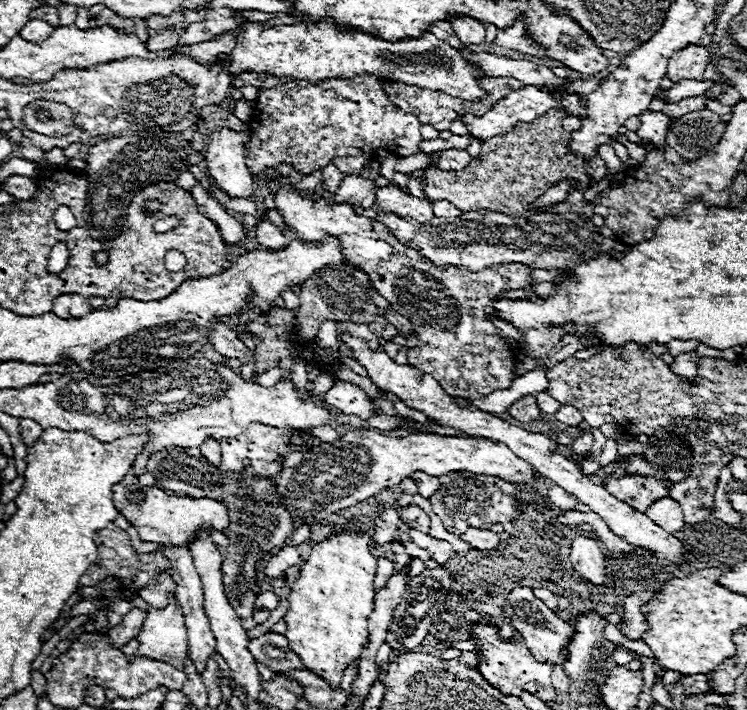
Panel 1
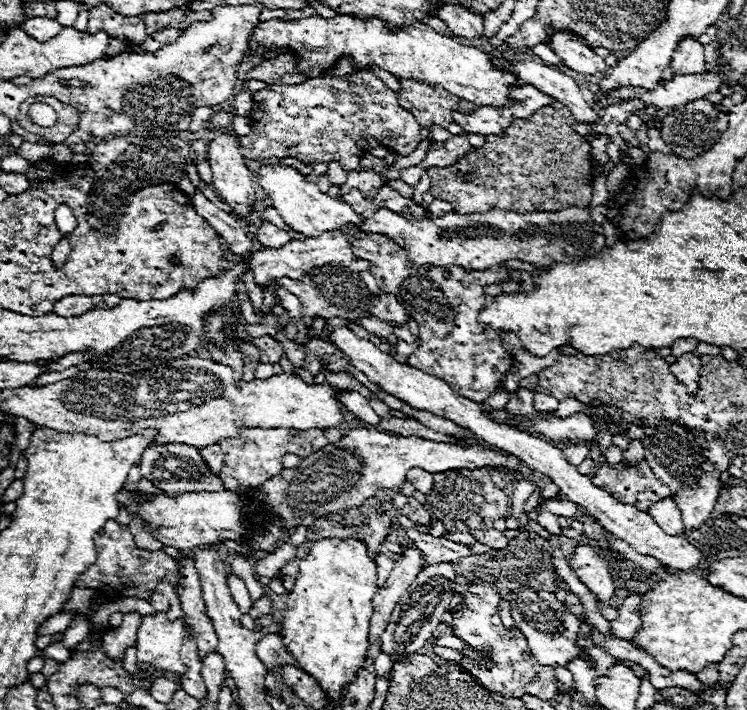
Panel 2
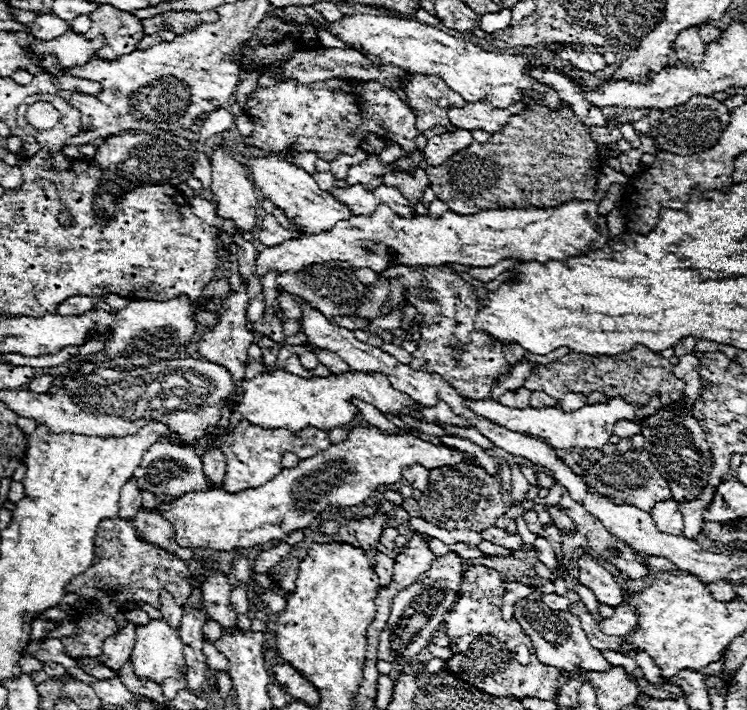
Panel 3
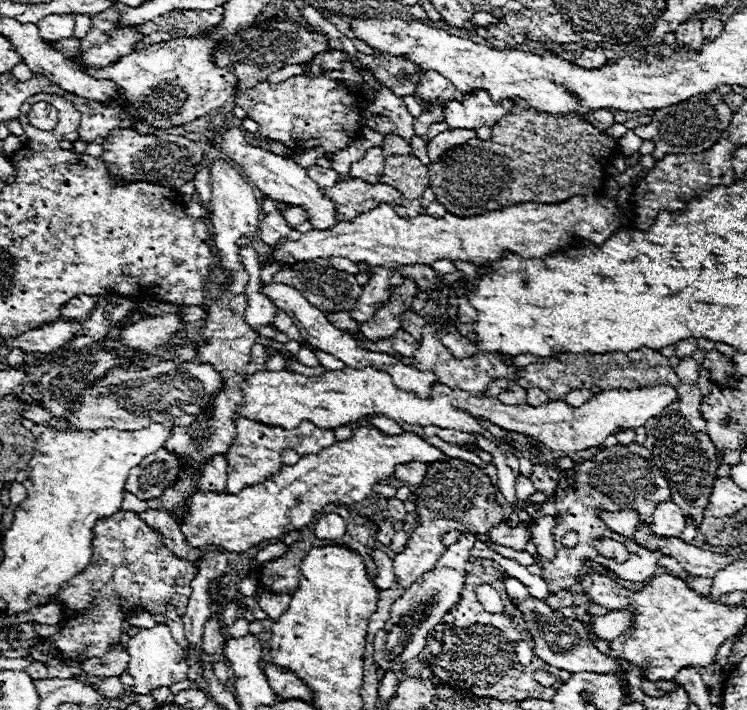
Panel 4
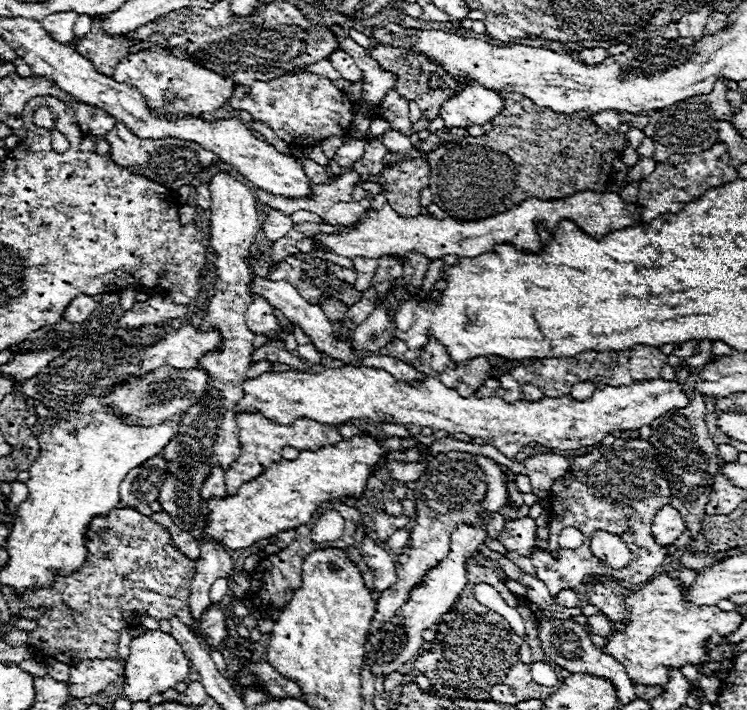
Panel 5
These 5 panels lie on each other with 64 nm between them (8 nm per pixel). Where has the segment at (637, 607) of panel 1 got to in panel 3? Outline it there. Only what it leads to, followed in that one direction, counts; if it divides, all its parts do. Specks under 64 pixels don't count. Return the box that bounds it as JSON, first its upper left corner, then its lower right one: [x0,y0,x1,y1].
[600,602,638,636]

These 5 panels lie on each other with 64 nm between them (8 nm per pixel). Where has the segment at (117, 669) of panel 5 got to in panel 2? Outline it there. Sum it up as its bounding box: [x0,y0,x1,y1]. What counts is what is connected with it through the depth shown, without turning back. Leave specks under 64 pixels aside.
[102,612,142,660]

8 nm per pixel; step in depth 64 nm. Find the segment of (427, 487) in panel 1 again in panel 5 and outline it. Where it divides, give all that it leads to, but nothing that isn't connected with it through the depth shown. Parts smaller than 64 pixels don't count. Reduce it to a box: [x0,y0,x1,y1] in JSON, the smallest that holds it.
[388,462,424,482]

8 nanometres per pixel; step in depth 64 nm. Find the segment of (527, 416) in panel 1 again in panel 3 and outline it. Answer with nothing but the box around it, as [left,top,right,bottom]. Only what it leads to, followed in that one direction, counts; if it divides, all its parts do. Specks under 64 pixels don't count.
[500,388,530,408]

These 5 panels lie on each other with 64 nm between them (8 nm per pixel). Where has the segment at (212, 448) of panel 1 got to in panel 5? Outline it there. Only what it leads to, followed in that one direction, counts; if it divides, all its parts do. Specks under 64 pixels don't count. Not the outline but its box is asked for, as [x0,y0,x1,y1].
[200,466,226,498]

